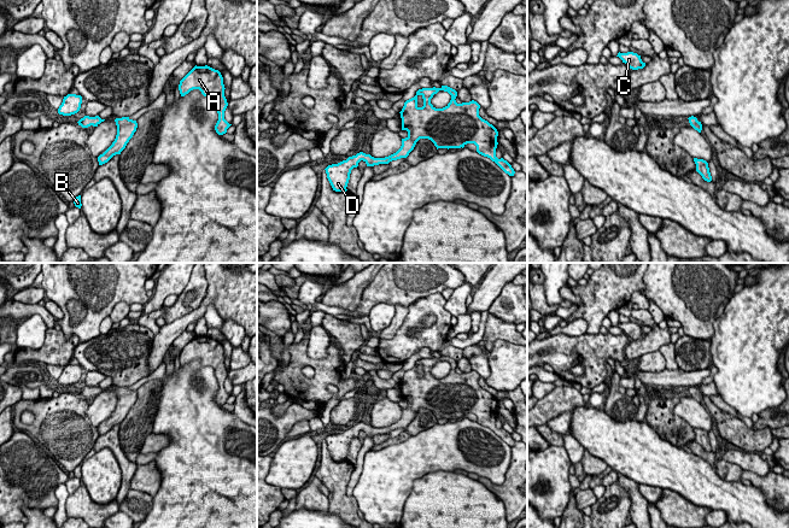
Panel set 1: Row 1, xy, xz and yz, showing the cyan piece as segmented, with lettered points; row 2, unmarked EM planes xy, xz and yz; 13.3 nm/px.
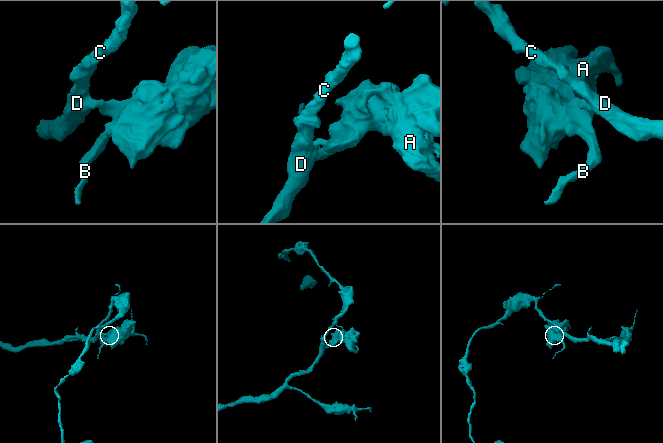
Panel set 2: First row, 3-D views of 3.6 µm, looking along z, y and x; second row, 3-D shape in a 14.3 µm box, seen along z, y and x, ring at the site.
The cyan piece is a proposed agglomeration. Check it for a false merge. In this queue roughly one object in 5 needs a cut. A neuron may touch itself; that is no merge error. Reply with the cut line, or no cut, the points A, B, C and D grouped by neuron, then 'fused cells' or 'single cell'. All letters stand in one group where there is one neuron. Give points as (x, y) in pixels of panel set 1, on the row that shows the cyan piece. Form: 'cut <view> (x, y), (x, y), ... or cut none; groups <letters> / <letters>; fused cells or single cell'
cut none; groups A B C D; single cell

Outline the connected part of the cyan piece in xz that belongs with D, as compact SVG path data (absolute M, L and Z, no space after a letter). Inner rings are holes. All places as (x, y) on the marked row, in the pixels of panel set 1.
M448 86L419 89L414 98L404 102L399 112L402 130L408 131L408 136L402 139L401 148L385 158L374 158L360 152L338 164L328 165L325 170L333 190L347 190L351 170L357 168L361 160L367 166L374 166L407 158L420 139L431 140L437 149L463 148L467 143L474 143L479 154L490 158L505 174L514 176L512 165L496 157L498 131L479 116L480 105L474 100L457 104L456 96L457 92ZM439 90L451 95L450 102L443 108L436 108L431 104L431 99Z

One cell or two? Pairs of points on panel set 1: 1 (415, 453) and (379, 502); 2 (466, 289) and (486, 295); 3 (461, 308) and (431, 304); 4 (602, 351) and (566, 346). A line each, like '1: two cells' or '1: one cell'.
1: one cell
2: two cells
3: two cells
4: one cell

